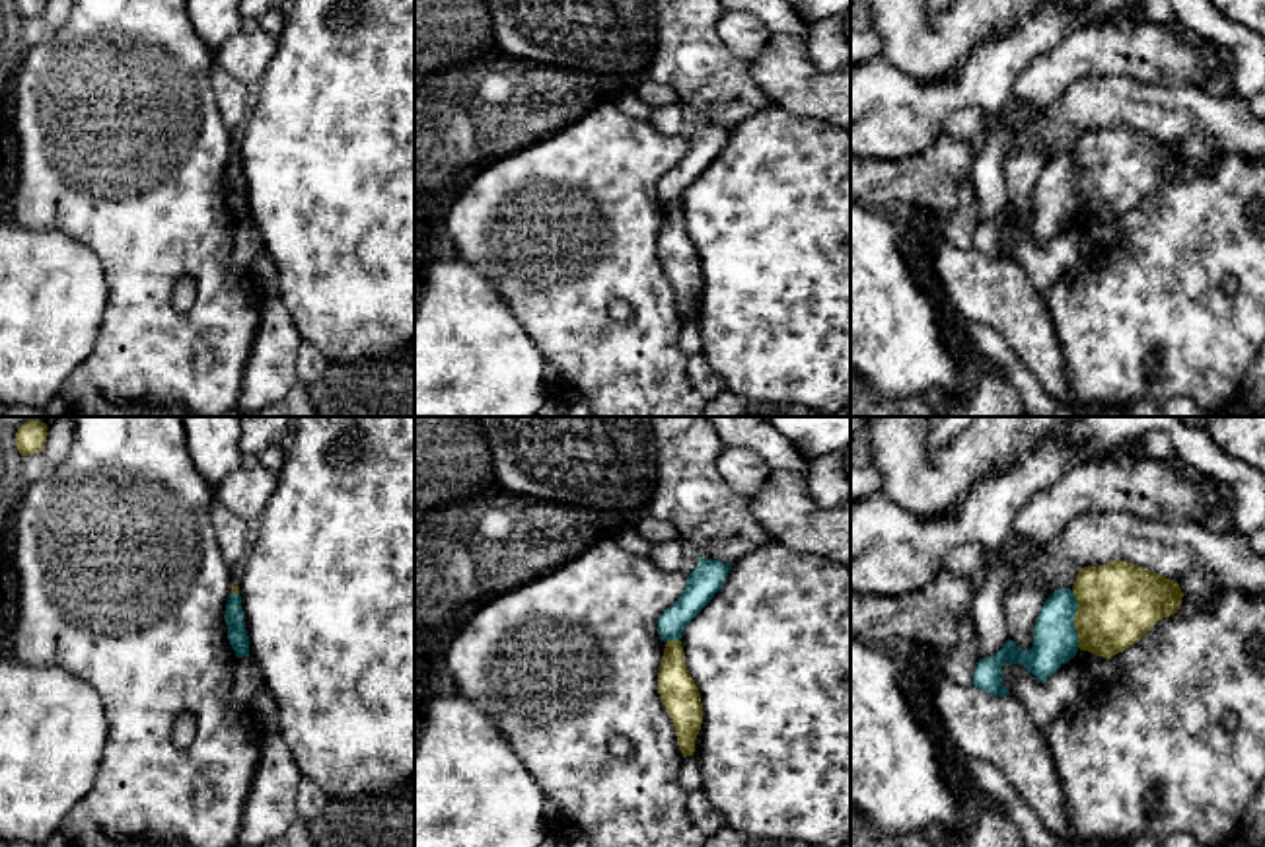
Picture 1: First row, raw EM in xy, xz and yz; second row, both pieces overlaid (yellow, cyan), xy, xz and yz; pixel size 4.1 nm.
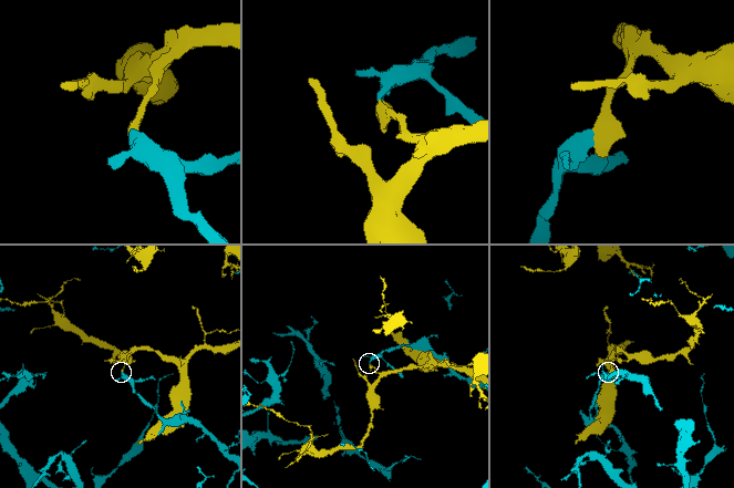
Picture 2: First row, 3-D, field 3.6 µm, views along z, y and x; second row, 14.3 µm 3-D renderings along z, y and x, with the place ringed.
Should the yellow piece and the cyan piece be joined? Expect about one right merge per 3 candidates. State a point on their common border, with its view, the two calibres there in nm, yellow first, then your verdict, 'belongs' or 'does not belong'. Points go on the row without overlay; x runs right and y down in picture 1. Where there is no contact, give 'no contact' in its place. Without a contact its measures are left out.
contact yz (1075, 184); calibres 340 and 190 nm; does not belong

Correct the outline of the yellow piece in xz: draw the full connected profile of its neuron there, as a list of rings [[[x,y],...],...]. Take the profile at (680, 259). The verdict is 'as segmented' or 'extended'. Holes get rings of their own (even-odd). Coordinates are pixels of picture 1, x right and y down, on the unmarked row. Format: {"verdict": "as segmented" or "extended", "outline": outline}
{"verdict": "as segmented", "outline": [[[668,204],[658,236],[660,265],[669,278],[683,321],[693,319],[703,288],[701,257],[685,230],[681,204]]]}

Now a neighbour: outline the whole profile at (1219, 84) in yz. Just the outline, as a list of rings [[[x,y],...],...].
[[[1216,68],[1205,76],[1205,92],[1216,99],[1226,99],[1236,95],[1234,80],[1232,76]]]

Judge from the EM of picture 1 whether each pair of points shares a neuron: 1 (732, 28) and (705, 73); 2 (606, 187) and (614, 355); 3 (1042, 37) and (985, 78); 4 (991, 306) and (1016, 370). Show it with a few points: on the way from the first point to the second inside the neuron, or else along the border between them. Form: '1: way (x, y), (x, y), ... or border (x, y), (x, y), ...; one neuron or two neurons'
1: border (719, 20), (717, 34), (721, 43), (746, 63); two neurons
2: way (606, 228), (604, 257), (598, 263), (598, 314); one neuron
3: way (1028, 39), (999, 65); one neuron
4: border (964, 318), (993, 328), (1032, 372); two neurons

